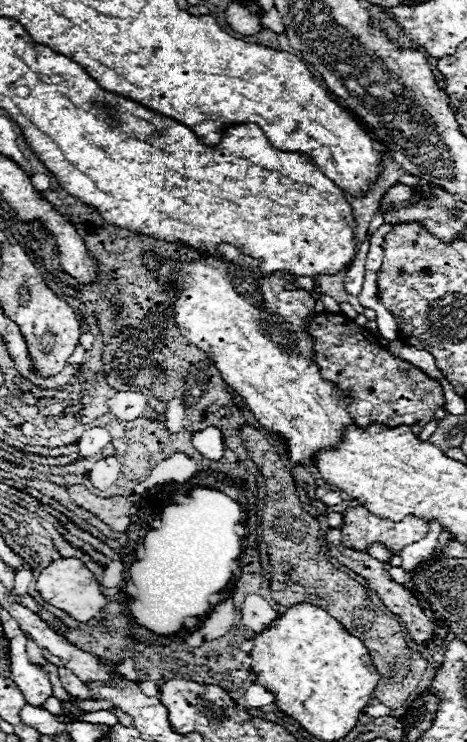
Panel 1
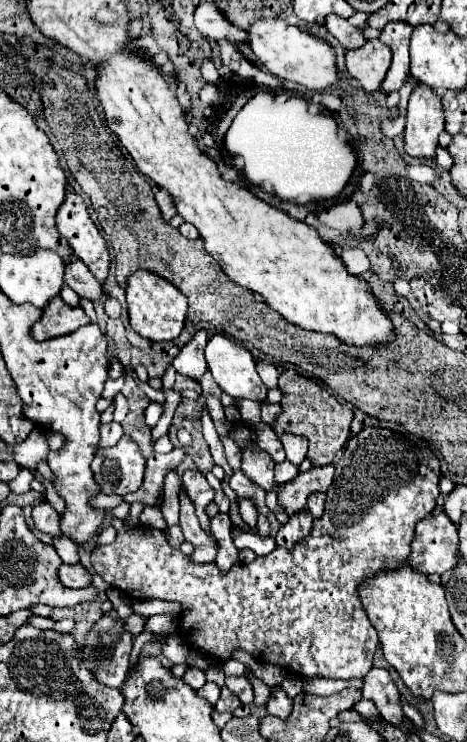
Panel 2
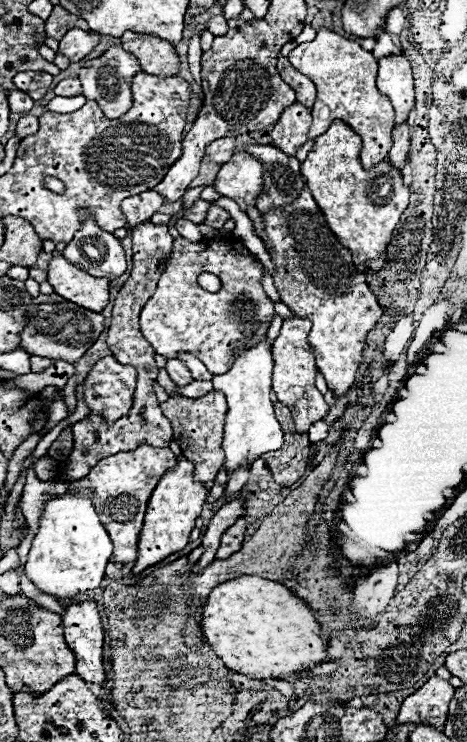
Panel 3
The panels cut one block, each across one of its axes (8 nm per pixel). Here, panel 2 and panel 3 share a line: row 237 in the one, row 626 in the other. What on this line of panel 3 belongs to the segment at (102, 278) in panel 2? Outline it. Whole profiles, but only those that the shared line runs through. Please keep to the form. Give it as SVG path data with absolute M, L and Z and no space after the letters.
M86 600L66 606L62 626L66 642L76 654L76 674L88 682L106 684L102 666L104 630L96 602Z

